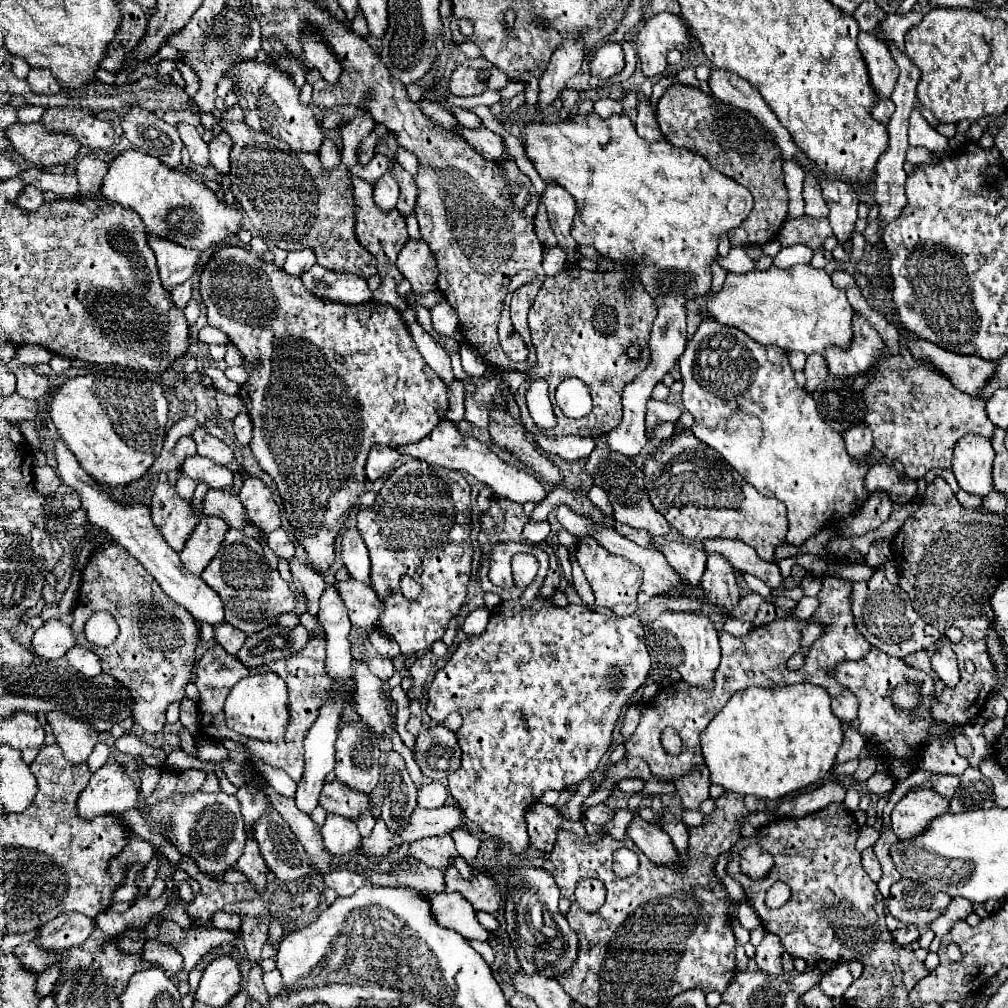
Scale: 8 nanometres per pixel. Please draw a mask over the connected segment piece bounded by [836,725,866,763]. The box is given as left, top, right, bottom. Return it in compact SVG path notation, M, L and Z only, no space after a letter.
M844 725L844 743L838 749L836 763L844 763L844 761L850 761L850 759L856 759L860 755L862 747L864 747L864 741L866 739L860 733L854 733L854 729Z

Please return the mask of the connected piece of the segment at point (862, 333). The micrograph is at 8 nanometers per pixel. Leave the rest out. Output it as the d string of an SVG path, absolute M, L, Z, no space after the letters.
M854 315L854 341L848 351L828 349L826 361L828 371L836 377L860 377L870 371L874 361L878 361L886 351L886 343L878 331L860 315Z

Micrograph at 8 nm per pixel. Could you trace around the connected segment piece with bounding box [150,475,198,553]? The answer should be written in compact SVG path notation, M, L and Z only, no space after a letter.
M160 475L160 481L152 497L150 511L152 511L152 523L162 533L166 543L176 553L182 551L188 535L198 525L198 519L194 517L190 503L180 499L174 487L168 485L166 475Z

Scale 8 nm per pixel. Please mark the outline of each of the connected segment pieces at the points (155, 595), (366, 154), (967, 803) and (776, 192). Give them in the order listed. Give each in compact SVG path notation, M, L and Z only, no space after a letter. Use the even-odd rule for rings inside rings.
M118 543L92 553L90 563L82 571L78 607L72 611L72 617L74 617L72 633L76 637L76 643L92 649L100 657L102 671L116 677L122 685L130 689L134 699L134 709L132 709L134 721L146 732L162 731L166 723L166 707L172 701L178 701L178 697L184 697L184 687L190 683L190 673L194 667L194 649L198 645L196 621L180 605L174 605L166 597L166 593L162 593L154 577L150 577L150 573L146 573L146 569L142 569L142 565L138 565L138 561L134 561L134 557L130 557L130 553L126 553L126 549L122 549L122 545ZM94 611L112 613L120 625L120 635L110 647L96 647L84 639L84 623Z
M372 133L370 137L366 137L366 139L362 139L362 141L360 141L360 149L358 149L360 163L370 161L370 157L374 155L374 147L376 147L376 133Z
M966 769L958 793L950 799L950 813L994 807L994 787L978 769Z
M682 83L670 85L664 91L656 107L656 117L660 131L672 145L704 155L714 169L752 191L754 209L742 223L742 229L732 229L728 233L732 245L764 245L774 239L788 215L788 191L784 187L782 153L778 153L774 141L770 141L766 129L762 129L762 125L758 125L748 113L730 109L728 105L722 105L722 101L708 97L702 89Z

